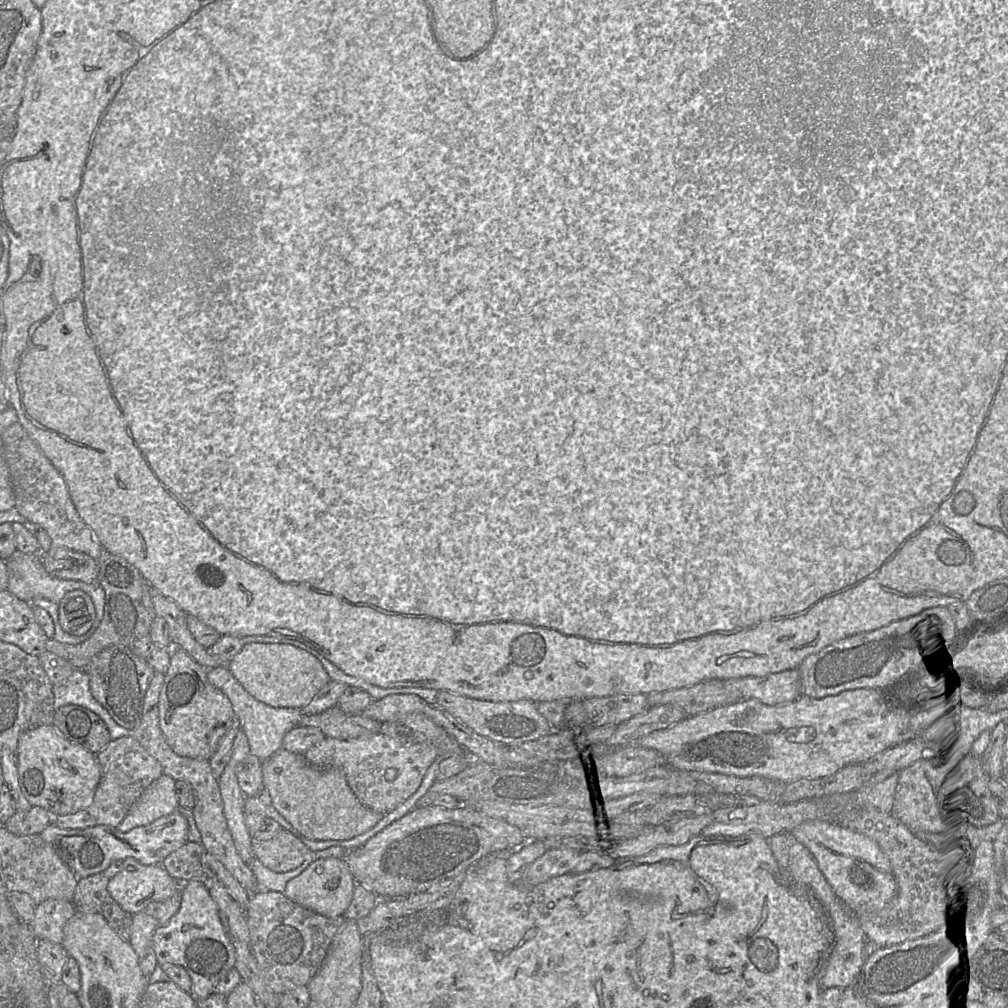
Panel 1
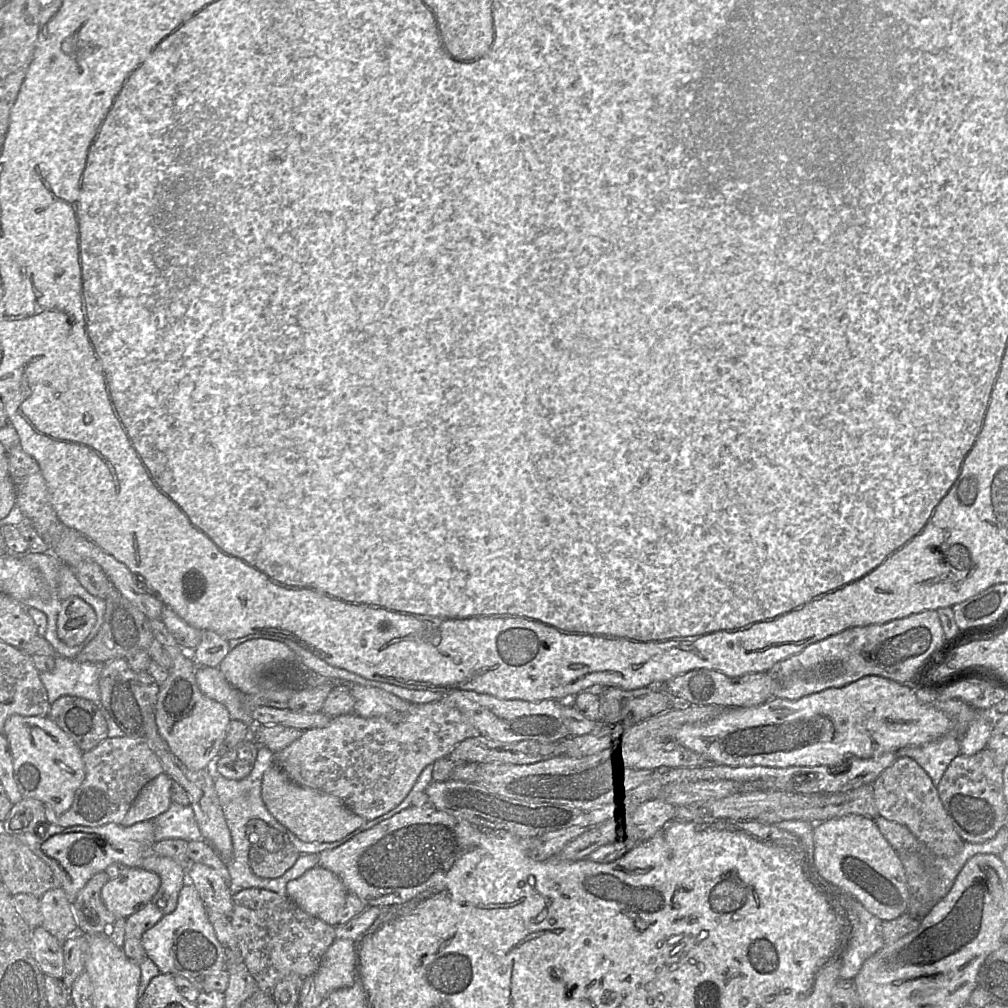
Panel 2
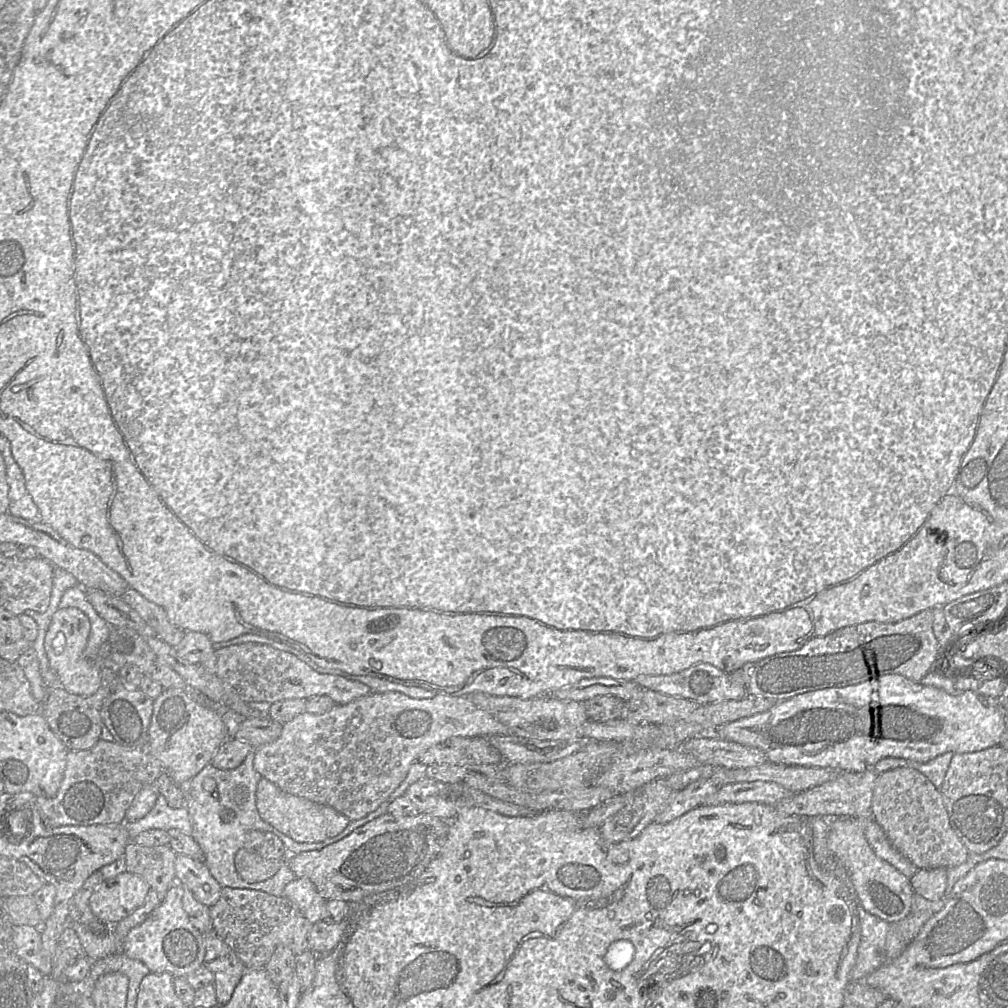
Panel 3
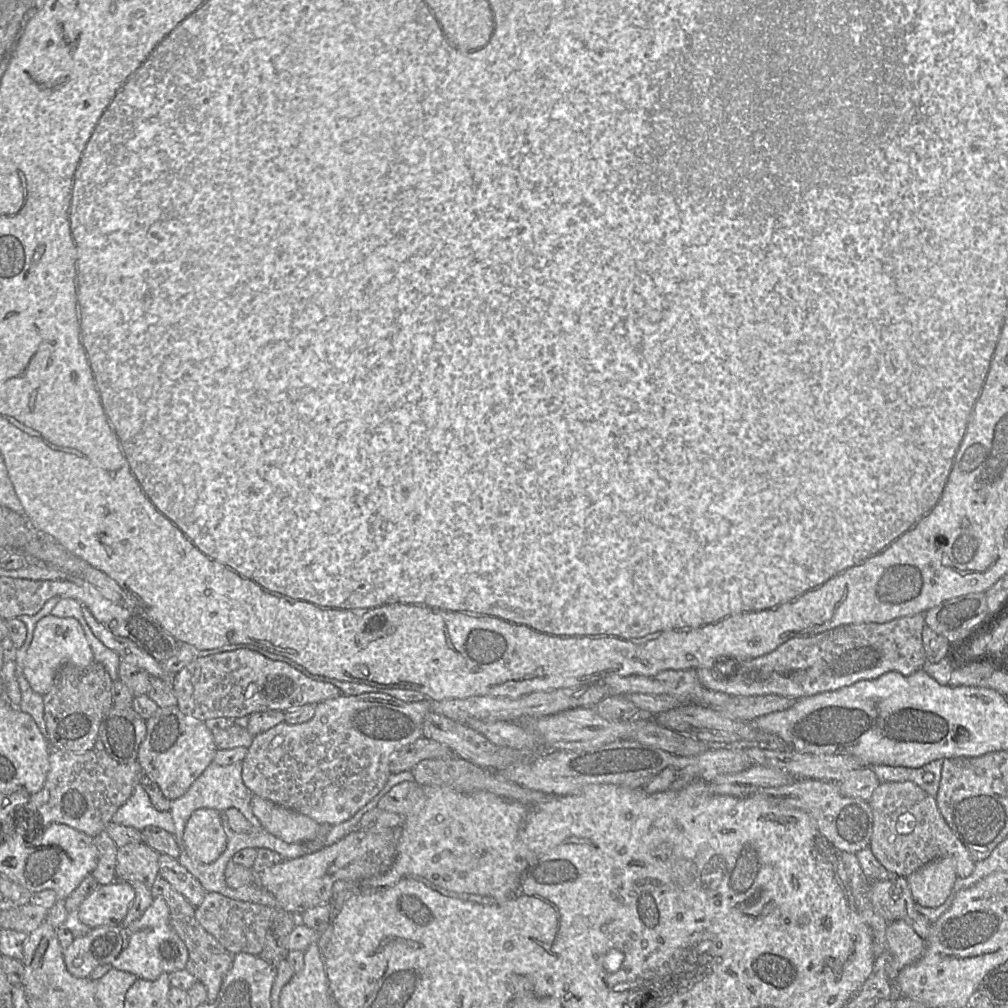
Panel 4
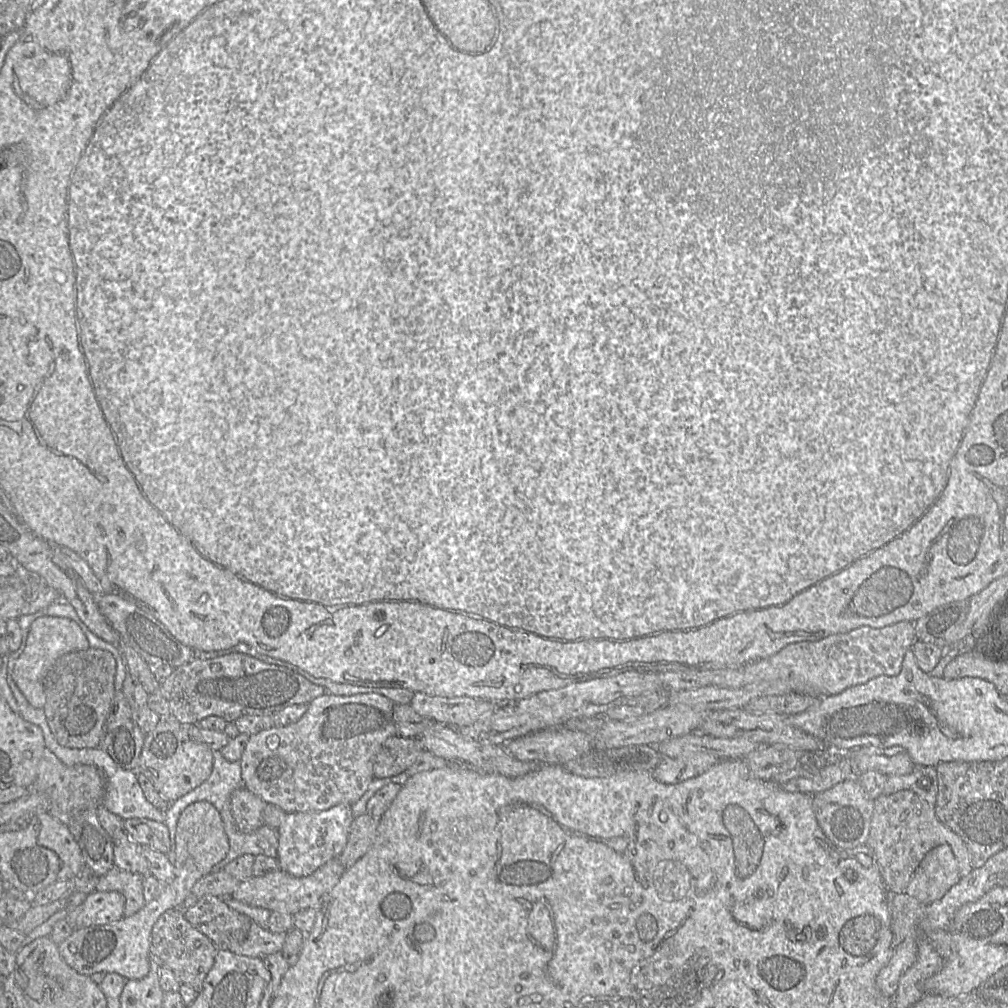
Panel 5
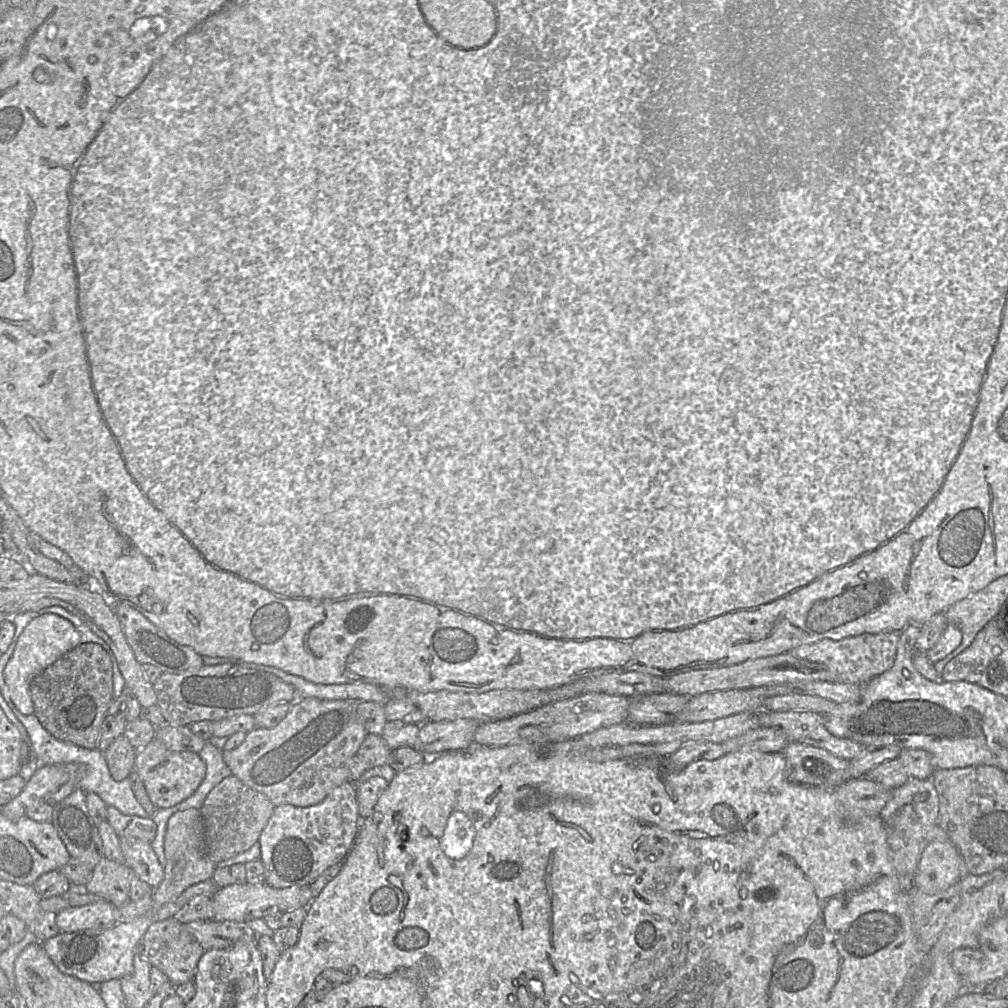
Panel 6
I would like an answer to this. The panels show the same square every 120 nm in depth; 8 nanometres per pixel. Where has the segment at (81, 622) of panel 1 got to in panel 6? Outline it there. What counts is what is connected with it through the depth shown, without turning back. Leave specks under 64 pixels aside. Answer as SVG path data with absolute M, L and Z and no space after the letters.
M46 613L37 616L25 627L4 669L4 679L9 687L11 699L22 714L34 713L30 696L31 681L58 658L81 643L80 634L75 626L56 614Z

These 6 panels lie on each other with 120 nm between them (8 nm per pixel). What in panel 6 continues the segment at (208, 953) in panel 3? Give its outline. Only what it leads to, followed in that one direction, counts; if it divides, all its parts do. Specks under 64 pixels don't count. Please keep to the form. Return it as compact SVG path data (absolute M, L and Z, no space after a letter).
M174 917L153 922L141 940L144 958L168 977L173 986L193 981L204 949L197 939Z

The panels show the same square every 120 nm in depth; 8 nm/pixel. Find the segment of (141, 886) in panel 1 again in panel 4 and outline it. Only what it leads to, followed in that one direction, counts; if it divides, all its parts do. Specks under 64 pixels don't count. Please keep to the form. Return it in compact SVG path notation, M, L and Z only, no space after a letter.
M115 880L99 885L80 904L80 921L91 929L116 926L122 923L135 899L135 890L129 882Z

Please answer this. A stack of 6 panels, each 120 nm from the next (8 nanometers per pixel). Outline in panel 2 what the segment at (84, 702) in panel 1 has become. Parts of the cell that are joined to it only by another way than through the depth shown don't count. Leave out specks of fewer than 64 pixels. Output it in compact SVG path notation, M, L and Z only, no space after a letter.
M62 656L55 658L55 667L50 672L41 672L50 705L61 696L73 696L91 701L99 707L107 722L108 738L123 737L124 733L102 706L99 678L104 663L78 662Z

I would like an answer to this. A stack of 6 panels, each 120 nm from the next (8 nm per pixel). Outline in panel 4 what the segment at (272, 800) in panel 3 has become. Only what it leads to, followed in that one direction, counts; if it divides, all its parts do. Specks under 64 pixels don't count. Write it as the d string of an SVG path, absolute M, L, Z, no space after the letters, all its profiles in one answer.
M253 793L251 807L262 826L287 843L312 841L320 837L322 824L309 816Z

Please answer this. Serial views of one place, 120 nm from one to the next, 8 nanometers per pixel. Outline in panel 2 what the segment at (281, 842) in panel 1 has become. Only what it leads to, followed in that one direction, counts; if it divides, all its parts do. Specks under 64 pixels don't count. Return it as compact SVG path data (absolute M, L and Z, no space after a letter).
M291 843L277 852L269 852L262 846L252 846L249 850L249 865L256 876L276 879L287 872L300 855Z

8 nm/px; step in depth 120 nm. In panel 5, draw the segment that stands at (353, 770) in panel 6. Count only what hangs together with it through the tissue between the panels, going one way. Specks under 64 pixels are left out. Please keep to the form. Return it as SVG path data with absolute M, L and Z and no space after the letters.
M389 737L375 756L374 778L392 777L405 772L423 750L416 738Z

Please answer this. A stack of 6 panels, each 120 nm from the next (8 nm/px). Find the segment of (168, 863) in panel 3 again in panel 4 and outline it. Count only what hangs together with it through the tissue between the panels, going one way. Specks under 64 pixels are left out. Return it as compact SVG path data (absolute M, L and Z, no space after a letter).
M143 842L118 847L116 877L139 881L150 889L159 876L159 856L159 852Z

